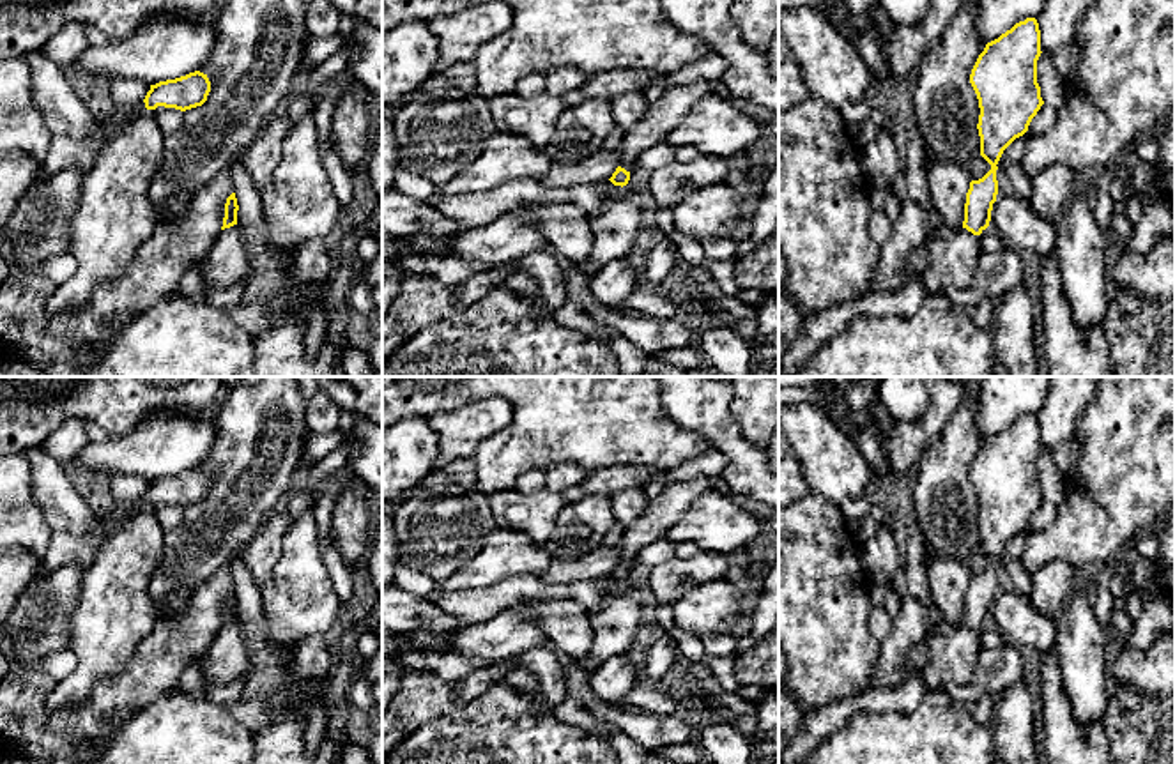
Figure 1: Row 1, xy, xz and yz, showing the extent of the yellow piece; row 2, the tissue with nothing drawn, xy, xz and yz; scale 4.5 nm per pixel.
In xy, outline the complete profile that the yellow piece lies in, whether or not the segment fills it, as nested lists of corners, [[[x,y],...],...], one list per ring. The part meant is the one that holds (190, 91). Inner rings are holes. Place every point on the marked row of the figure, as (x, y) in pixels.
[[[200,71],[150,85],[150,90],[143,101],[138,101],[131,106],[117,106],[113,113],[104,122],[101,122],[101,147],[104,147],[133,115],[142,113],[145,108],[156,110],[157,106],[165,106],[186,111],[202,106],[207,101],[209,92],[211,81],[207,74]]]

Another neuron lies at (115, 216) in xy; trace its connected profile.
[[[143,108],[133,115],[101,149],[96,164],[85,175],[81,203],[71,221],[71,255],[78,264],[76,274],[57,286],[46,304],[50,317],[76,313],[87,304],[99,285],[124,276],[138,248],[152,235],[159,210],[149,198],[152,177],[163,163],[165,134],[154,110]]]

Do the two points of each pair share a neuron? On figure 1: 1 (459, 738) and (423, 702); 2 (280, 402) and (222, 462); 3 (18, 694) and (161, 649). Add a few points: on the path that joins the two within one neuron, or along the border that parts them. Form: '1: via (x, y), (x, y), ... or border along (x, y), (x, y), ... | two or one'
1: border along (476, 697), (422, 724), (404, 740) | two
2: via (268, 416), (236, 448) | one
3: via (53, 722), (91, 722), (128, 685) | one

